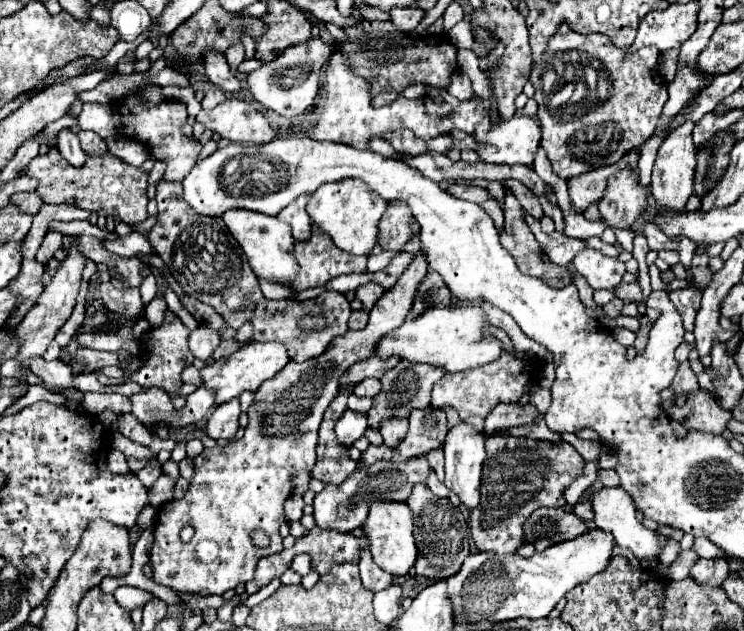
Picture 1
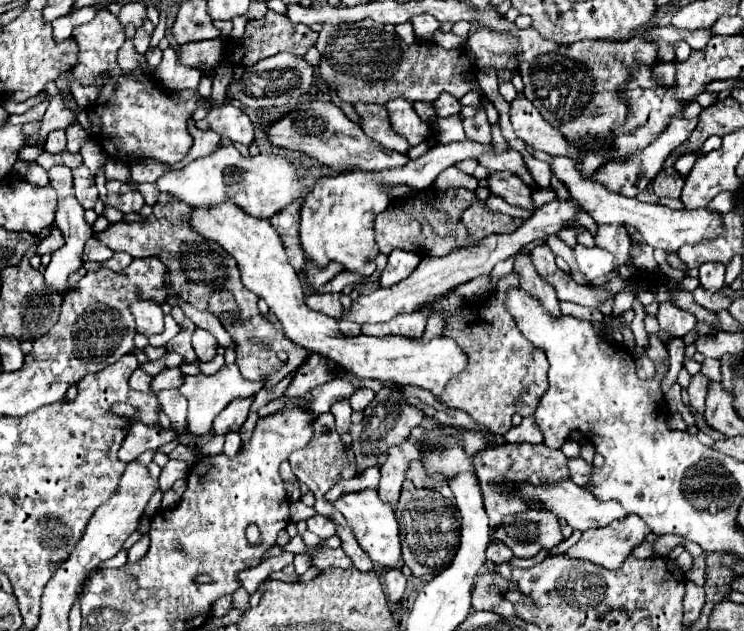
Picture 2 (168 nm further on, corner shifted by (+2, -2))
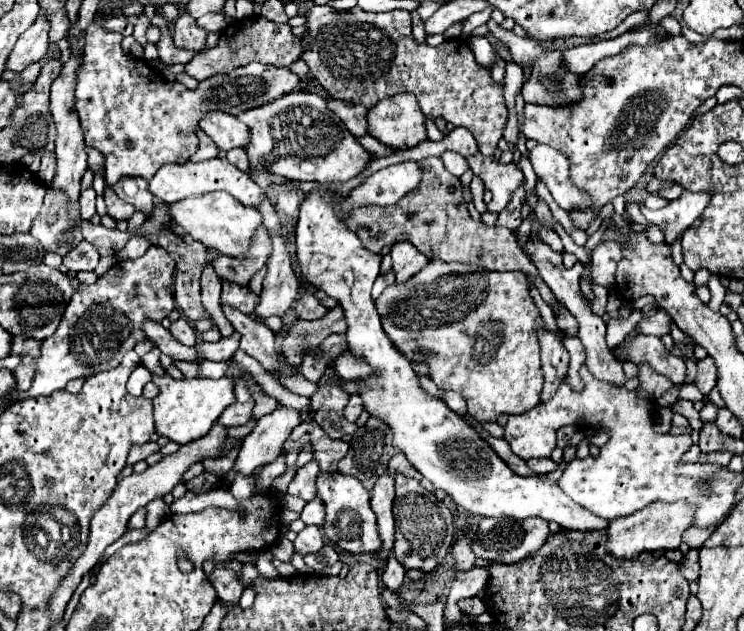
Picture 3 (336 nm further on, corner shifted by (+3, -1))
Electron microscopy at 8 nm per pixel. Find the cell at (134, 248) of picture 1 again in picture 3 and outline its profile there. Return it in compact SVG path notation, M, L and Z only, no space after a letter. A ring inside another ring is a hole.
M82 241L76 249L72 249L64 257L64 265L74 273L78 273L78 271L94 271L96 265L98 265L98 259L100 259L98 251L90 243Z

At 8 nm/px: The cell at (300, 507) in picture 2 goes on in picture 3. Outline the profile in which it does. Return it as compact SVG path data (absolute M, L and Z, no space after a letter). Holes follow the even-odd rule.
M314 499L314 501L306 503L306 507L300 513L300 518L306 525L322 525L324 507L320 503L322 503L320 499Z

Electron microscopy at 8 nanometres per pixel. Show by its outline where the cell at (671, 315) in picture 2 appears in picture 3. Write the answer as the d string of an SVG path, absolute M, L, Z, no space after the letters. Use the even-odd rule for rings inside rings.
M658 311L652 317L642 317L636 323L636 331L642 335L656 335L662 337L666 333L670 333L670 317L666 311Z

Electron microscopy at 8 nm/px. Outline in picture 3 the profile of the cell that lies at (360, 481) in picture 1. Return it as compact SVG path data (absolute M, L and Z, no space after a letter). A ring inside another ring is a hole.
M310 525L310 527L304 527L304 531L298 533L298 537L294 541L294 551L304 557L304 555L320 551L322 545L324 545L322 543L322 529Z

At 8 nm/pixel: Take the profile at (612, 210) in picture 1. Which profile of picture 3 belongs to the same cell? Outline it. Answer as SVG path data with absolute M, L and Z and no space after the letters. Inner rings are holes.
M608 241L592 249L592 281L606 289L614 287L614 271L622 259L622 249L618 243Z

